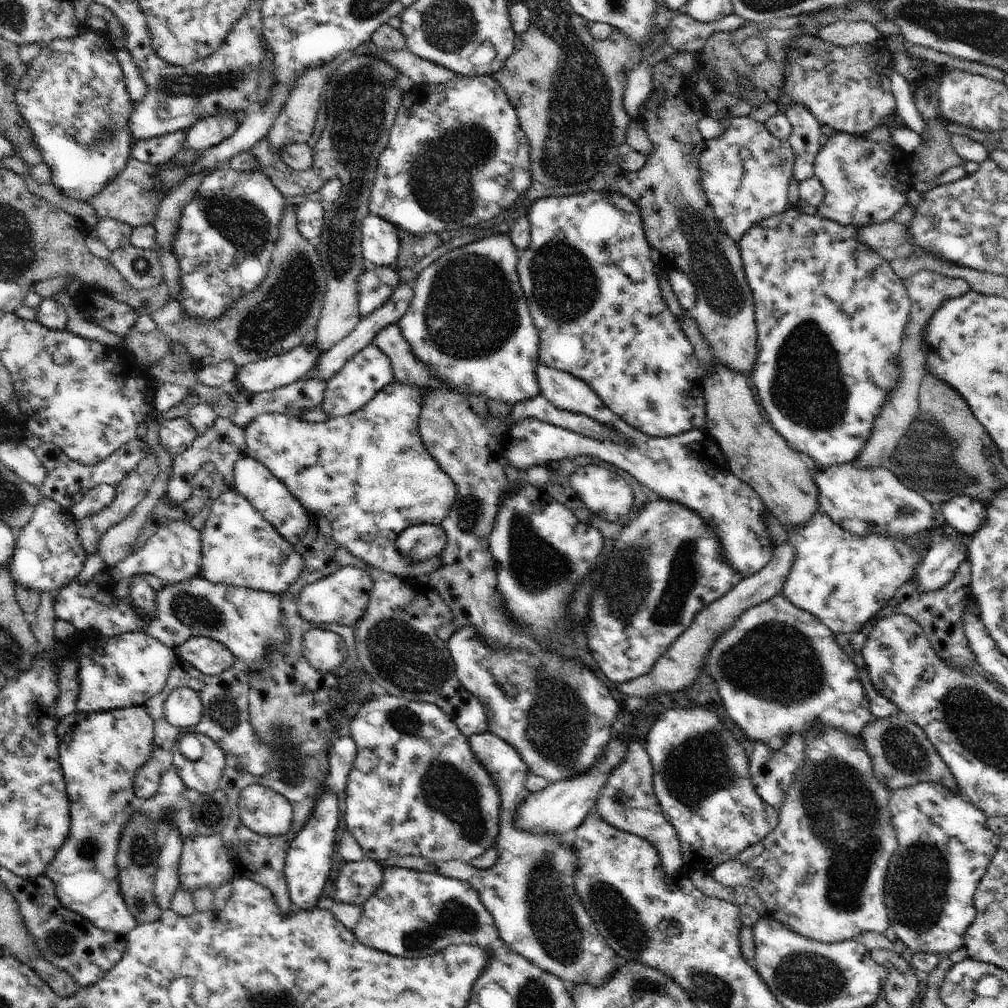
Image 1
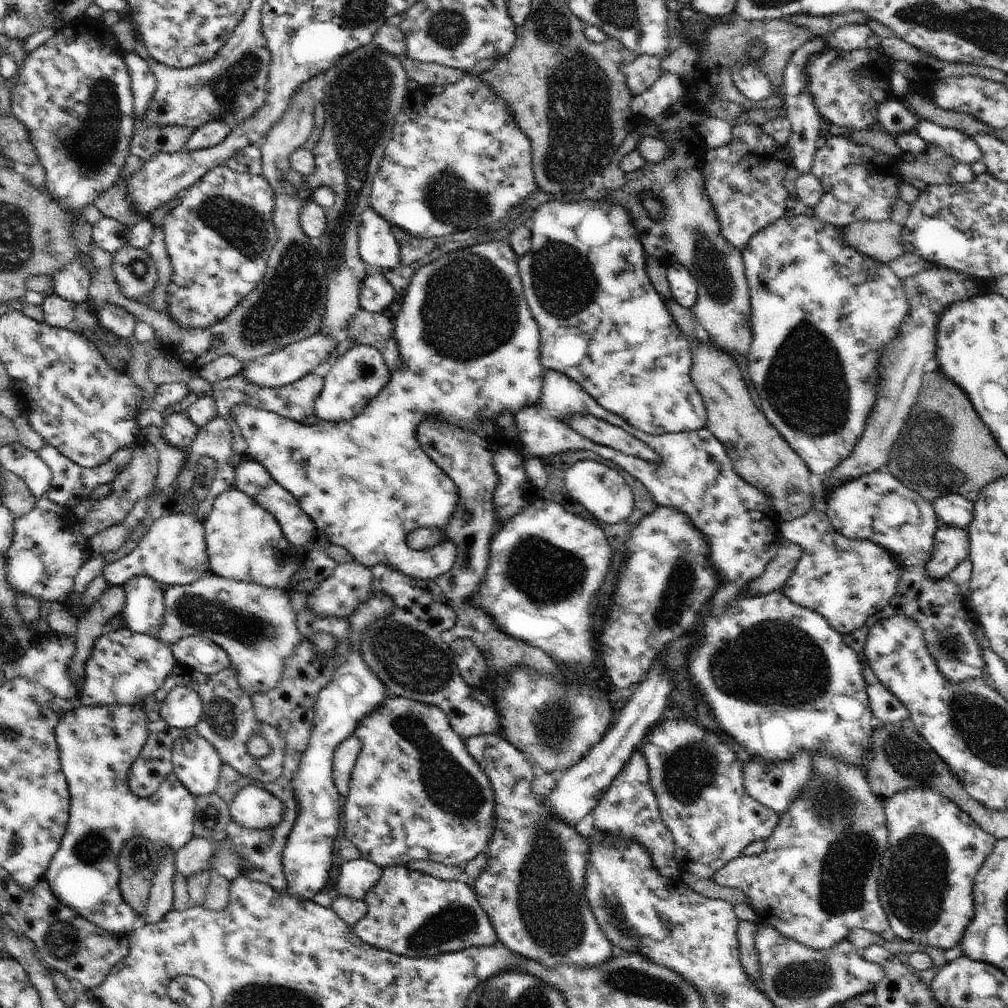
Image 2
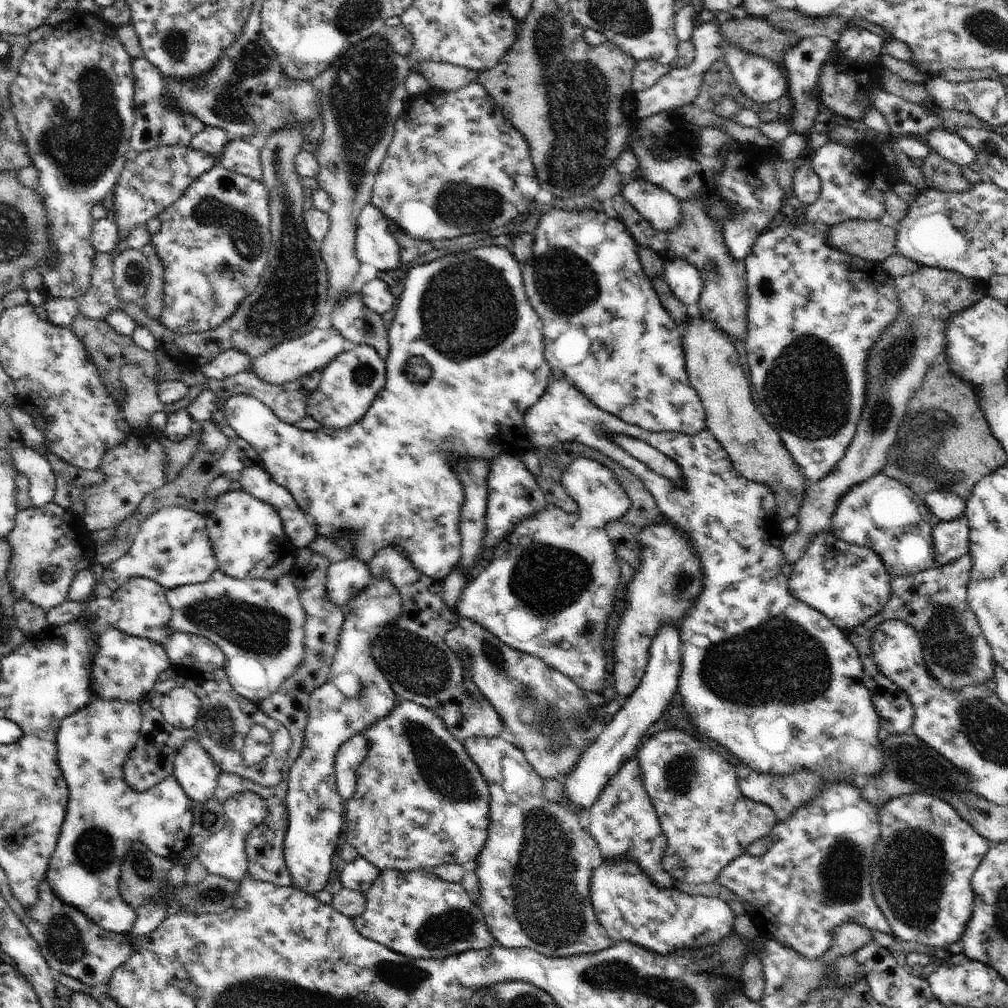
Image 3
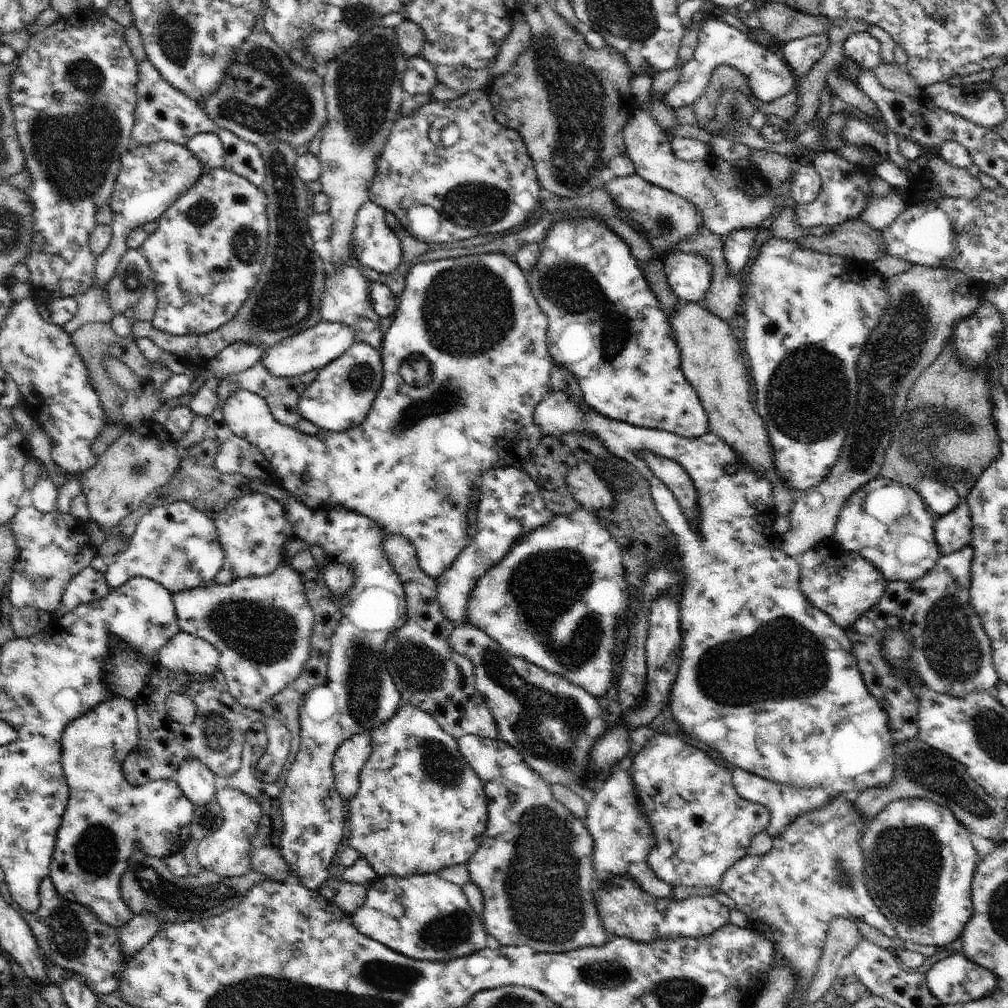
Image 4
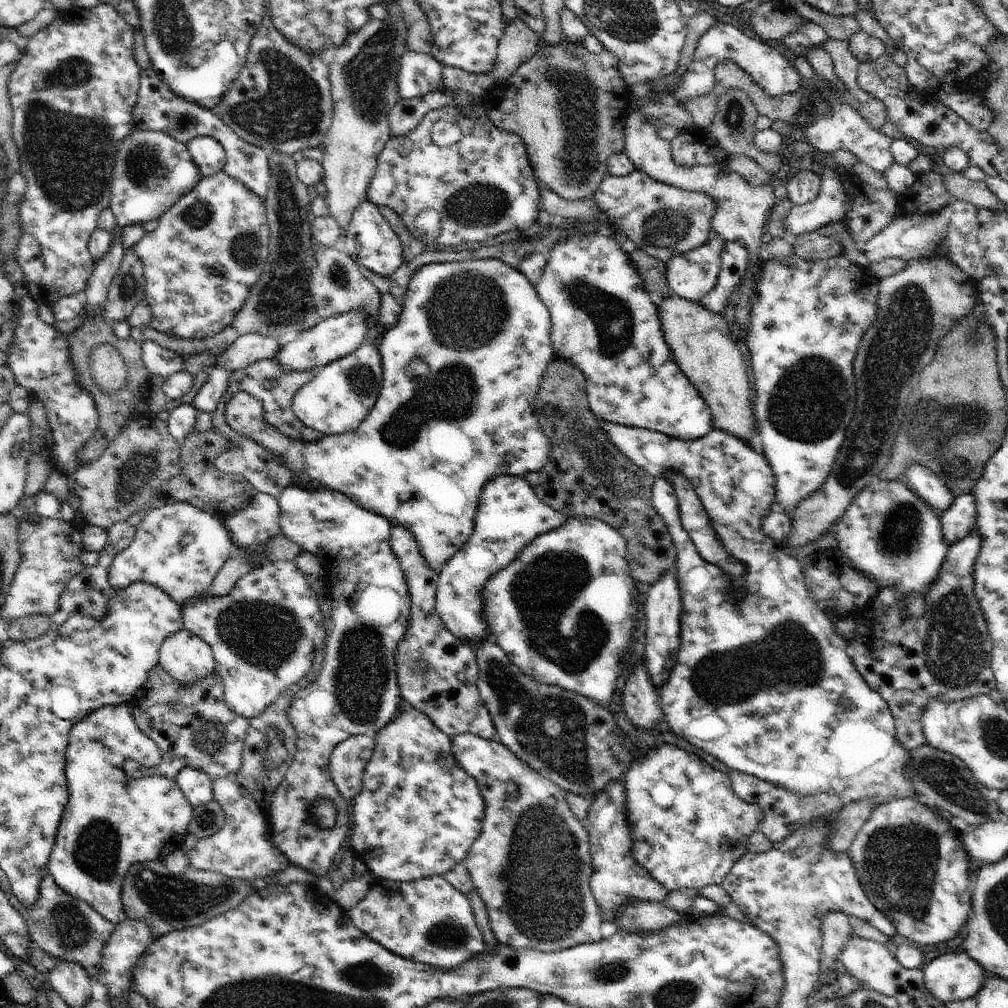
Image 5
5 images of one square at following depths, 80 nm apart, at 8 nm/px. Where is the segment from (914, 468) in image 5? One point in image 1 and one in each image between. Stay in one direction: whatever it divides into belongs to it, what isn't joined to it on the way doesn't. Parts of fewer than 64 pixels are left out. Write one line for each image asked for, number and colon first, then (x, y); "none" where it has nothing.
1: (965, 515)
2: (955, 510)
3: (946, 506)
4: (941, 499)

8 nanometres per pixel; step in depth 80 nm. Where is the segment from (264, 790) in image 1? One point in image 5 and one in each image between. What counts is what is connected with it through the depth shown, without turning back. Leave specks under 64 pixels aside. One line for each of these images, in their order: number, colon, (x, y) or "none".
2: (253, 807)
3: (223, 854)
4: (226, 852)
5: (242, 849)

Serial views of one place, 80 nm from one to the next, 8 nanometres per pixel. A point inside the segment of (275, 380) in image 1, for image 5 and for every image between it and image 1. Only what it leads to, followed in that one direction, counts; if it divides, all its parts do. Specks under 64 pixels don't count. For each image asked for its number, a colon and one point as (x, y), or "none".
2: (289, 364)
3: (286, 362)
4: (314, 348)
5: (332, 338)

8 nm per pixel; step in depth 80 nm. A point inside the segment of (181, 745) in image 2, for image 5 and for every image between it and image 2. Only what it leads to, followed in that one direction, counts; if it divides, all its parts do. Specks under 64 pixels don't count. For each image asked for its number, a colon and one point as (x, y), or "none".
3: (196, 771)
4: (196, 780)
5: (197, 786)

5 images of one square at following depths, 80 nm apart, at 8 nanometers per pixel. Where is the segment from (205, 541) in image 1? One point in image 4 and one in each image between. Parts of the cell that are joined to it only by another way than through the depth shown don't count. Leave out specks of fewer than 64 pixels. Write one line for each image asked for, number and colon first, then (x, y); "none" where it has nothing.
2: (244, 542)
3: (247, 535)
4: (252, 530)

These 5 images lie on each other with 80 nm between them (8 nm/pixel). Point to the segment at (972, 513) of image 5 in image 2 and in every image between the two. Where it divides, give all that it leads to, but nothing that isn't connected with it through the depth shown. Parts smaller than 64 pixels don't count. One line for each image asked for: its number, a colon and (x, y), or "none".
2: (950, 547)
3: (951, 539)
4: (953, 531)

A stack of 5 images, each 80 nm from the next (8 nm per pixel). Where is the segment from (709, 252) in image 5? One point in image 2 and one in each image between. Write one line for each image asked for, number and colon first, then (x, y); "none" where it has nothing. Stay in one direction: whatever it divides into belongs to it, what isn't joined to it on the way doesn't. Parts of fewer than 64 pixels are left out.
2: (683, 286)
3: (684, 280)
4: (689, 275)

